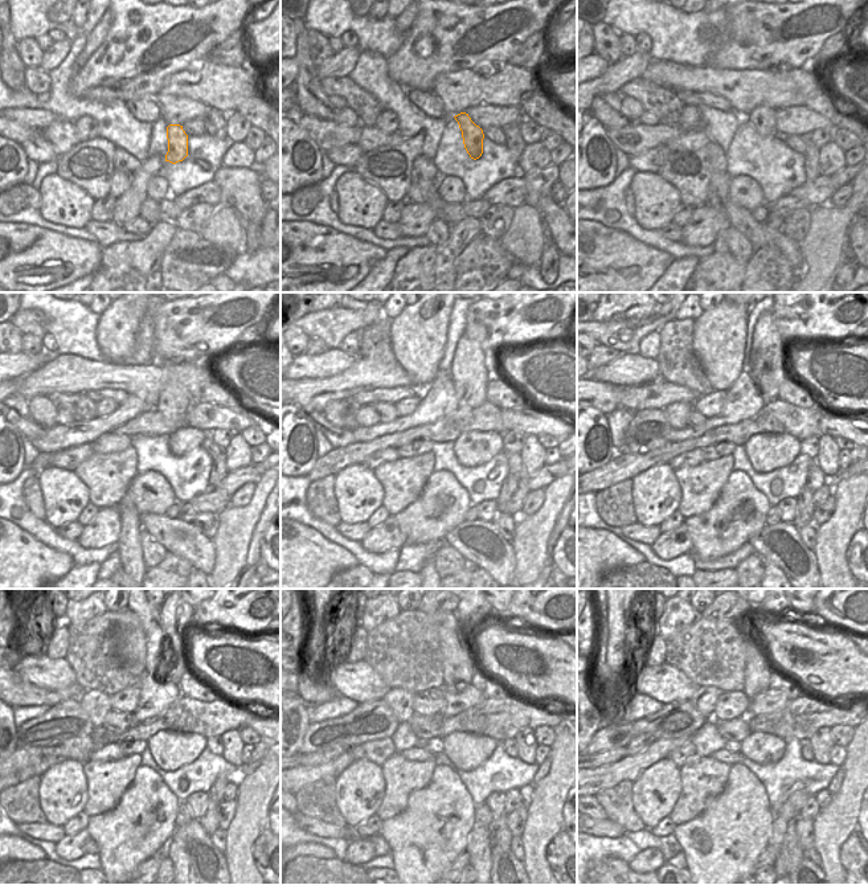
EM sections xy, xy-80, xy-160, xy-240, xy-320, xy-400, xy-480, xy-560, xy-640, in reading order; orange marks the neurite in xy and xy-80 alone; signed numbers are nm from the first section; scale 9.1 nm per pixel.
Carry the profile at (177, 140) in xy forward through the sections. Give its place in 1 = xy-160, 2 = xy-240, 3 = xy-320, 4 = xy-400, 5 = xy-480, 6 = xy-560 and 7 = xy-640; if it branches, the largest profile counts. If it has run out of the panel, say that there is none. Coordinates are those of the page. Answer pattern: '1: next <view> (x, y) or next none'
1: next xy-160 (762, 118)
2: next xy-240 (173, 401)
3: next xy-320 (470, 375)
4: next xy-400 (766, 359)
5: next xy-480 (176, 615)
6: next xy-560 (471, 615)
7: next xy-640 (753, 615)

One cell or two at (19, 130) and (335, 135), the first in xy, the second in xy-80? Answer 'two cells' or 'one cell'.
one cell

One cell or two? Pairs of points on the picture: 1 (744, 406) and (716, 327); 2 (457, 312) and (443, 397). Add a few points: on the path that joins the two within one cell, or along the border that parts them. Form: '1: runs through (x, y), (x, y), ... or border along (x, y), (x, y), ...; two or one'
1: border along (741, 369), (737, 379), (725, 390); two
2: border along (449, 369), (439, 372); two

